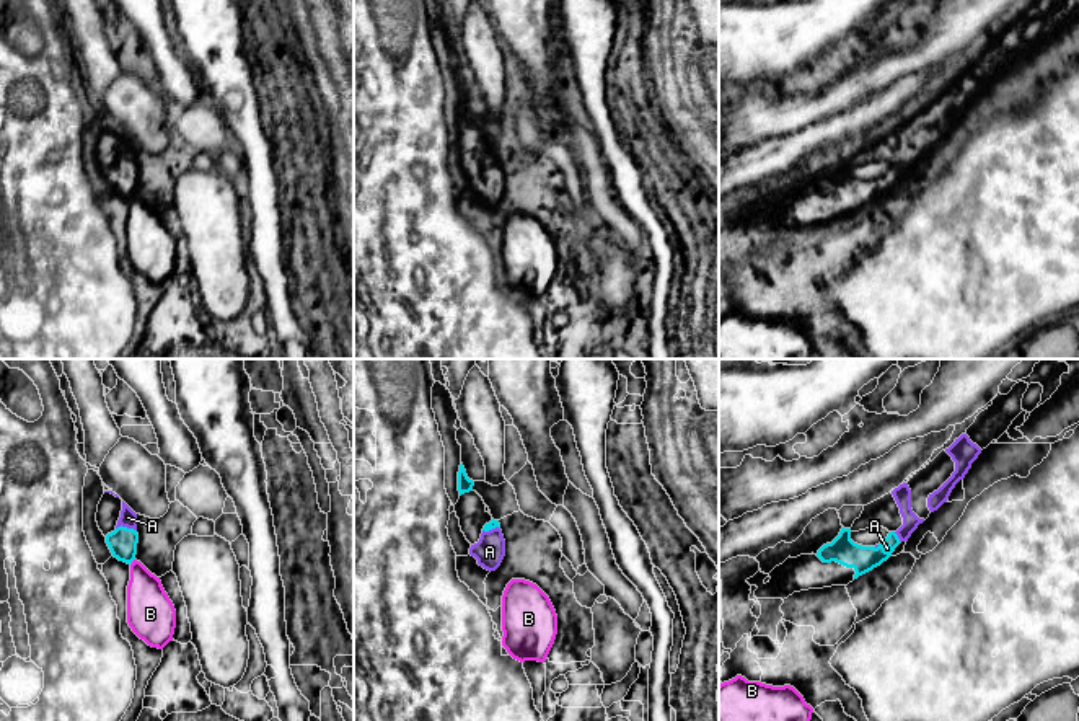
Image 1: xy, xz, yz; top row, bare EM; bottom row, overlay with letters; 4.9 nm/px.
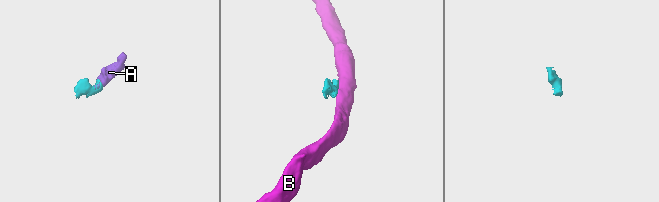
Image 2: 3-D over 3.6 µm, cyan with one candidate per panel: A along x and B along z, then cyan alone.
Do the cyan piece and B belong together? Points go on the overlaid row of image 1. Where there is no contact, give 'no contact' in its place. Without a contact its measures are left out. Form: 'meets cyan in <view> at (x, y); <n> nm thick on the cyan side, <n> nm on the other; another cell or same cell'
meets cyan in xy at (132, 560); 140 nm thick on the cyan side, 220 nm on the other; another cell

